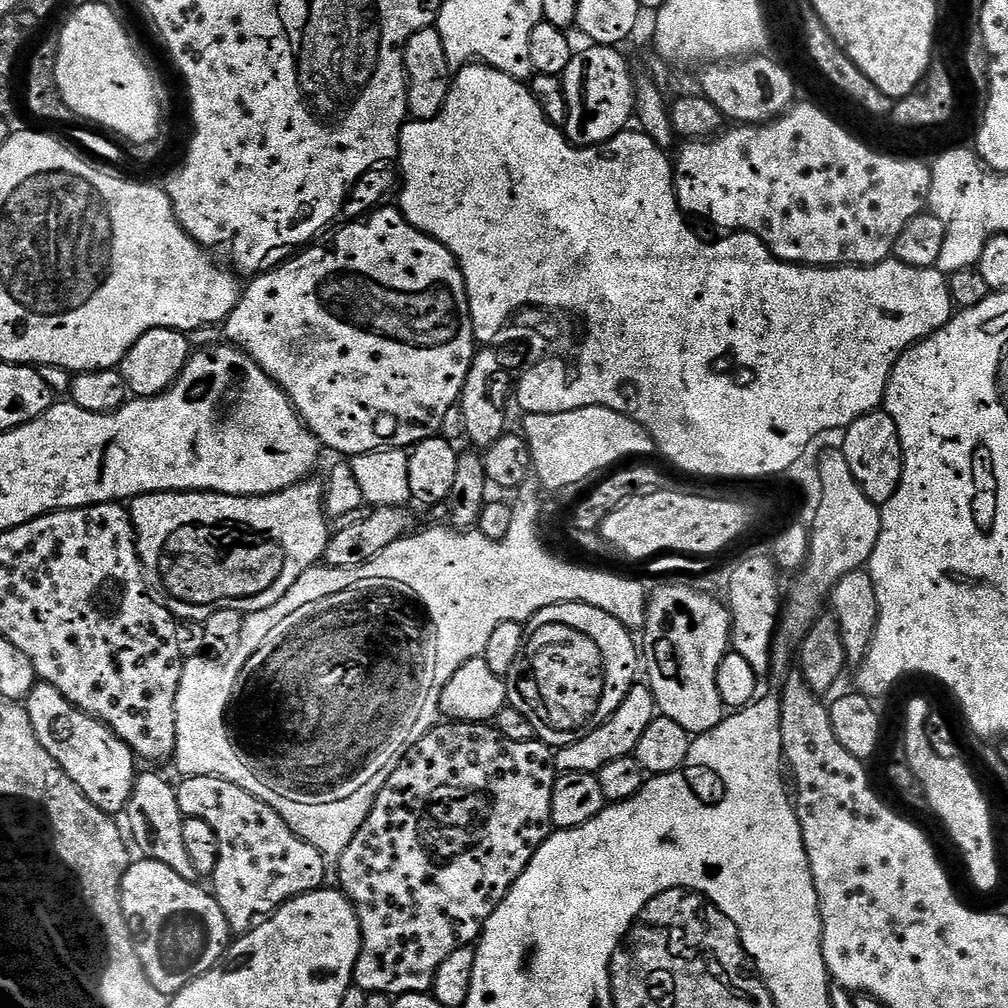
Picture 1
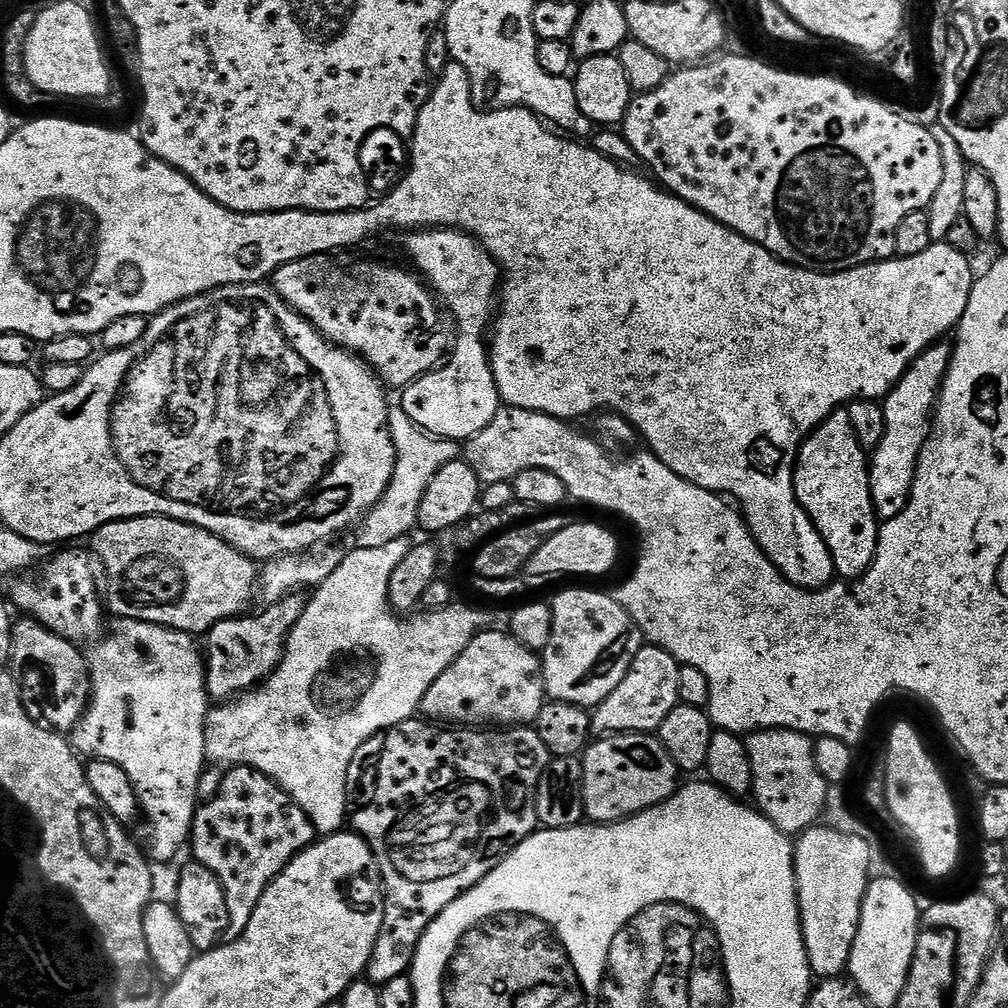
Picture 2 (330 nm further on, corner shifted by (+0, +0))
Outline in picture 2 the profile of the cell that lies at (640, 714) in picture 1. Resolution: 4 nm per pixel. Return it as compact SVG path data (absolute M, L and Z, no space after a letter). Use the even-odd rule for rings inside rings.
M641 646L626 678L614 686L614 690L591 713L592 731L596 734L617 732L659 733L666 714L680 703L678 694L678 670L680 663L666 650L655 646Z

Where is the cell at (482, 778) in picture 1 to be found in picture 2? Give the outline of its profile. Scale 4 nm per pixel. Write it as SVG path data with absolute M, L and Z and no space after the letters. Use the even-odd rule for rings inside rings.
M413 718L395 724L389 728L383 737L384 749L380 752L380 769L376 772L376 789L368 800L365 808L360 808L351 813L350 824L359 835L369 842L377 845L385 844L388 847L388 864L396 871L396 876L388 876L386 880L386 911L384 914L384 929L380 931L380 937L374 948L372 962L368 966L367 979L377 986L383 986L388 981L405 975L411 969L412 960L416 957L418 946L426 934L426 930L436 921L438 916L452 902L458 899L464 892L469 892L475 884L482 882L490 870L499 868L500 863L514 849L516 849L525 838L537 831L538 821L536 819L536 791L540 788L540 781L543 780L548 770L550 759L546 746L542 746L542 738L538 738L535 727L532 726L508 726L503 730L488 730L483 732L480 726L441 726L427 718Z

